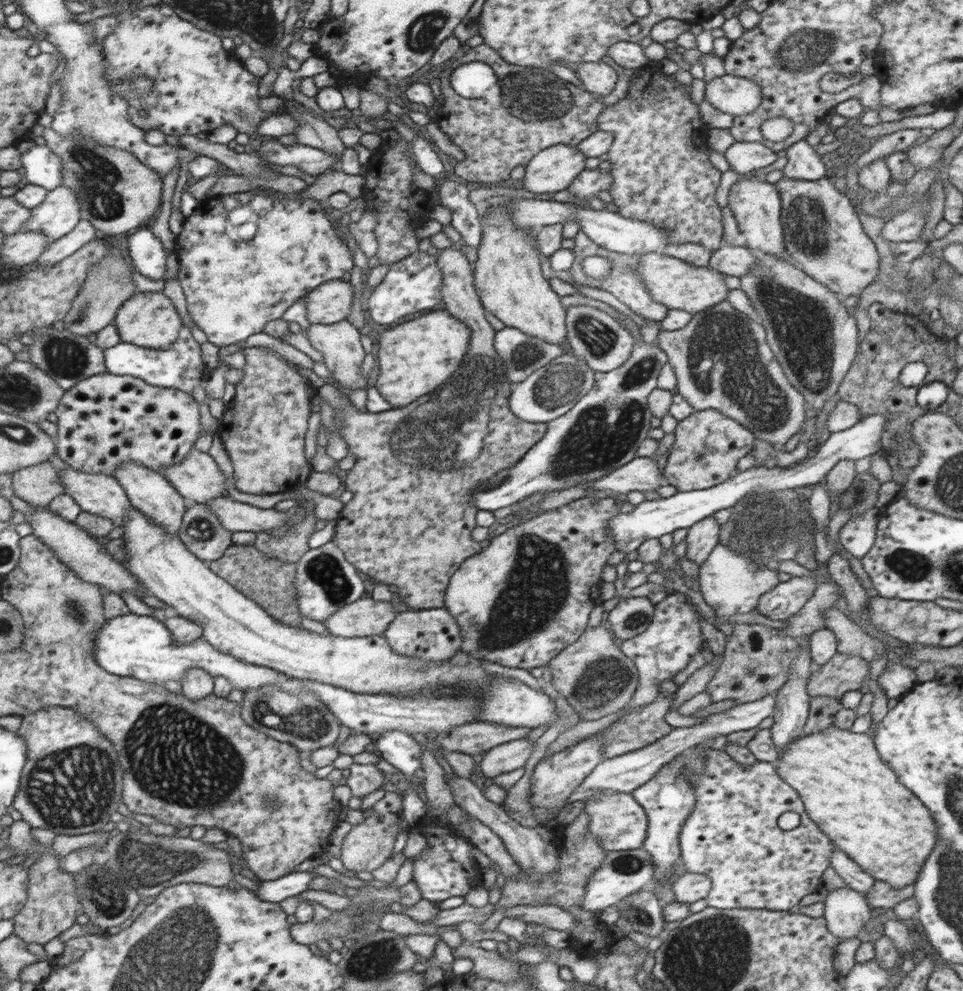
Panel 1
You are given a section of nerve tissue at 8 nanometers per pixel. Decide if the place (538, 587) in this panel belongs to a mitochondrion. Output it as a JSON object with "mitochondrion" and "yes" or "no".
{"mitochondrion":"yes"}

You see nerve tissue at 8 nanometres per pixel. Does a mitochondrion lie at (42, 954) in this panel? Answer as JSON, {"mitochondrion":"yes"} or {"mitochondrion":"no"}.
{"mitochondrion":"no"}

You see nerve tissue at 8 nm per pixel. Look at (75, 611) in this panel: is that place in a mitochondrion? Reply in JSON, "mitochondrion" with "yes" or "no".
{"mitochondrion":"yes"}

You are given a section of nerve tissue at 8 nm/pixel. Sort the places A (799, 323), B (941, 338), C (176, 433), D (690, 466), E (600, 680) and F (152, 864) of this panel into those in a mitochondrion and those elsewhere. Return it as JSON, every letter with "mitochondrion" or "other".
{"A":"mitochondrion","B":"other","C":"other","D":"other","E":"mitochondrion","F":"mitochondrion"}

